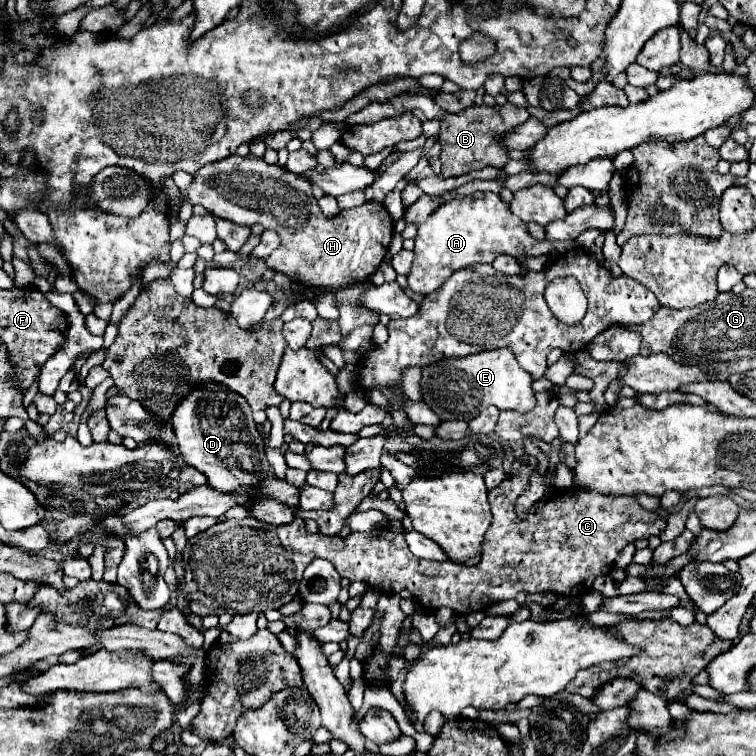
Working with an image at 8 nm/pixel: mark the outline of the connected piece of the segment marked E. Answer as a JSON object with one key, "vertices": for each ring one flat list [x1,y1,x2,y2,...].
{"vertices":[[508,348,486,350,468,358,448,358,436,362,436,366,422,368,422,392,424,402,444,420,470,422,486,406,518,412,528,412,536,406,532,376,520,368,516,356]]}

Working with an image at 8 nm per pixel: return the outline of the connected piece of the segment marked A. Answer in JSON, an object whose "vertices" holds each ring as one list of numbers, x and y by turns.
{"vertices":[[474,192,472,196,456,196,454,200,442,204,438,210,434,210,428,220,418,228,416,236,416,248,414,248,414,264,408,274,408,286,414,292,420,294,430,294,438,290,456,270,472,266,472,264,492,264,498,254,510,254,514,258,524,258,524,256,548,255,552,251,565,254,575,247,574,240,536,240,530,236,528,228,512,218,512,212,508,210,508,204,494,192]]}

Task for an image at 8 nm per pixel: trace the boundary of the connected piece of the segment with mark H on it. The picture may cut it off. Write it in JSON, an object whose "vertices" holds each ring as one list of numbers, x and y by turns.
{"vertices":[[232,154,202,166,192,176,188,190,180,192,180,202,184,200,192,206,204,206,216,218,244,226,262,224,264,228,276,230,282,242,274,254,266,258,266,266,308,288,344,288,366,282,382,264,392,240,394,222,380,202,364,202,358,208,342,210,338,216,326,218,308,182,256,156,242,158]]}

